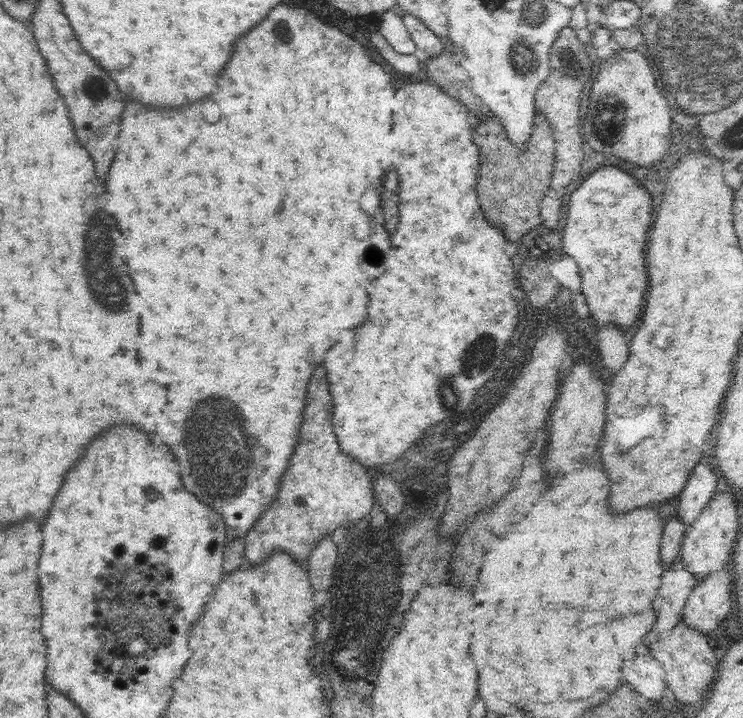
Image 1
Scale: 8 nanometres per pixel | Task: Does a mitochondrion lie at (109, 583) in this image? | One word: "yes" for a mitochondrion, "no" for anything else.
no

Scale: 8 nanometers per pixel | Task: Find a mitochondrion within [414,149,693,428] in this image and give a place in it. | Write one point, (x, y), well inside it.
(479, 357)

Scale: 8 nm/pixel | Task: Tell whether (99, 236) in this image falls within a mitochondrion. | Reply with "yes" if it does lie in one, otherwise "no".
yes

